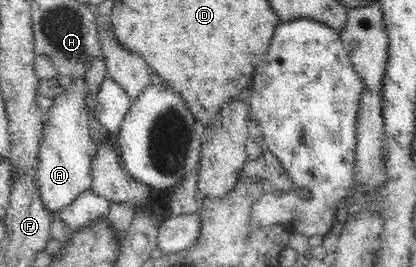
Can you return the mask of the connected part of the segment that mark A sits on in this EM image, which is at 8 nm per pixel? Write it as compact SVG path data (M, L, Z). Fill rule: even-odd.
M84 77L63 81L64 91L55 97L52 106L46 111L47 124L44 126L43 137L39 145L39 162L36 172L36 185L41 193L44 208L59 217L70 203L82 193L92 189L92 137L88 128L91 117L86 104L86 87Z

